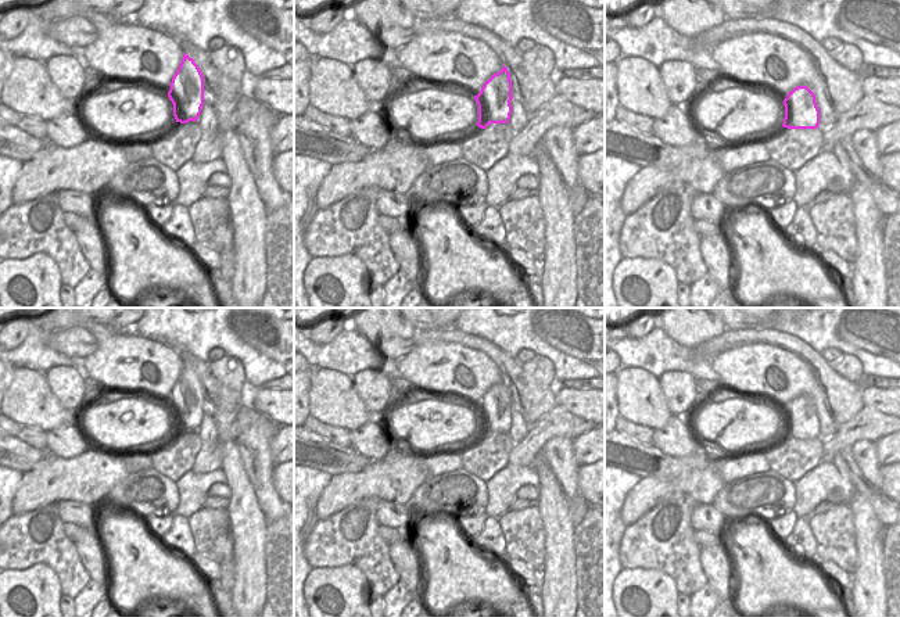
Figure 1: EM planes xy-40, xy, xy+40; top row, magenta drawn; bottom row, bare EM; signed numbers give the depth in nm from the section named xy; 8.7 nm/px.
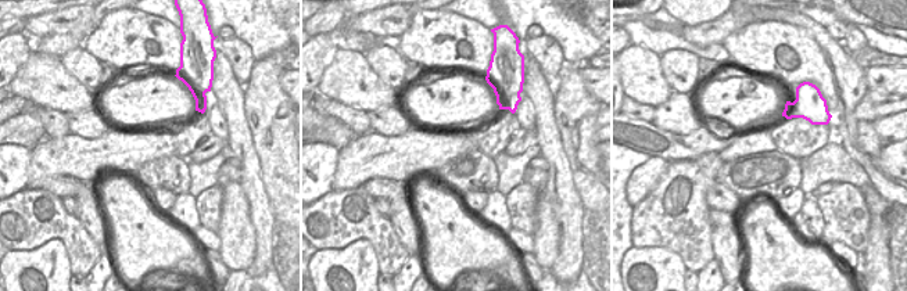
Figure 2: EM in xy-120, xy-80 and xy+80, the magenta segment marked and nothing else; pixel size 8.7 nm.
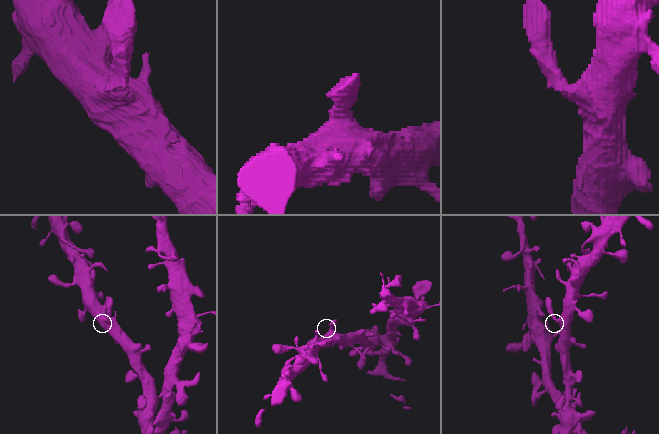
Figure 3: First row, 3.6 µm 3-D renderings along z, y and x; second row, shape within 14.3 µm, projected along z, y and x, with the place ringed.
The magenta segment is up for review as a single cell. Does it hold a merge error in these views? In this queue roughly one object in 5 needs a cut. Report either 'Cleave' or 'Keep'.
Keep

